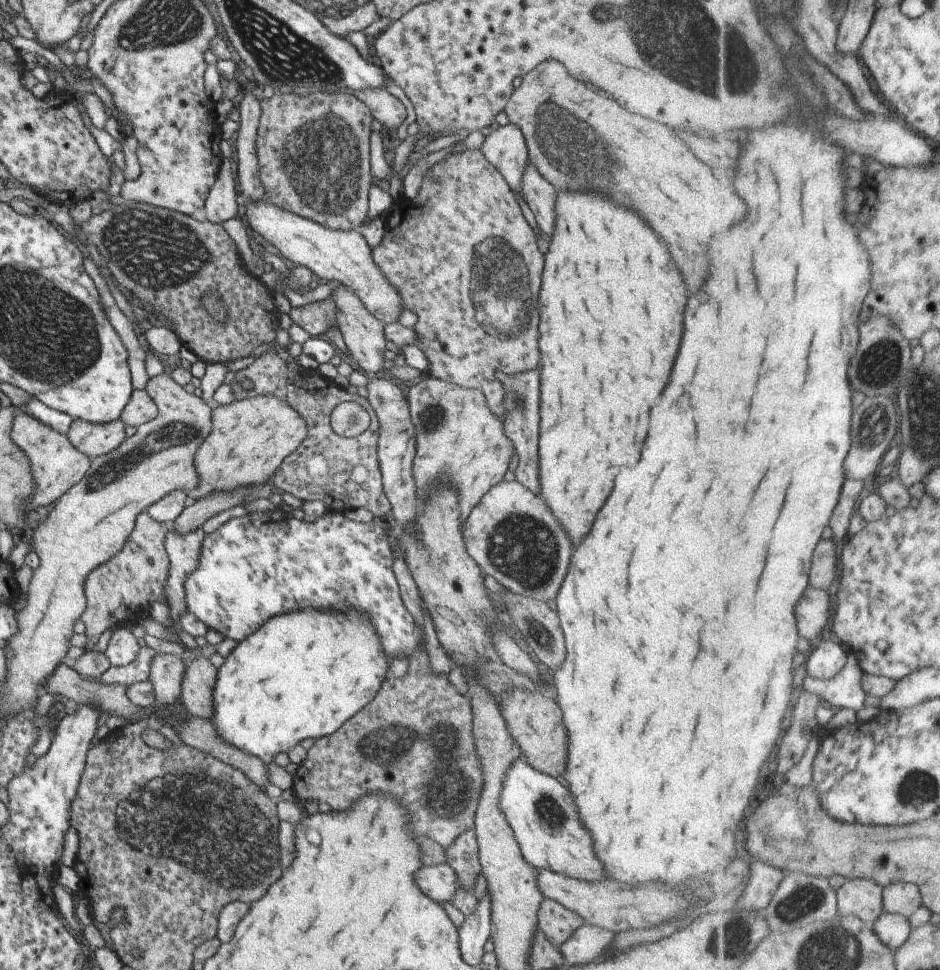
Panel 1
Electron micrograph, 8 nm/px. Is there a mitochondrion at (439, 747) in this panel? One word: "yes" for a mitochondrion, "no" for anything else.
yes

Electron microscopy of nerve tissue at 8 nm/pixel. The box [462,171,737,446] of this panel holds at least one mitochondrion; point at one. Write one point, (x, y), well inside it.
(520, 396)

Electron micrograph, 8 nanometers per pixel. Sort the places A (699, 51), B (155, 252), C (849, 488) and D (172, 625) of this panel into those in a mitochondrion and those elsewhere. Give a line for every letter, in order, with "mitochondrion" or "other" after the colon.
A: mitochondrion
B: mitochondrion
C: other
D: other

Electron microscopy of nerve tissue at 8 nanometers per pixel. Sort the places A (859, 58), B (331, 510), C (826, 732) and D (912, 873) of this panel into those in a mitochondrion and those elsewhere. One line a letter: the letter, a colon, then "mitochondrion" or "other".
A: other
B: other
C: other
D: other

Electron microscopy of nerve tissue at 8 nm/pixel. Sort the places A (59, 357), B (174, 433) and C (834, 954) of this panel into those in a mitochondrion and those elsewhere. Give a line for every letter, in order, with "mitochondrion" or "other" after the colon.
A: mitochondrion
B: mitochondrion
C: mitochondrion

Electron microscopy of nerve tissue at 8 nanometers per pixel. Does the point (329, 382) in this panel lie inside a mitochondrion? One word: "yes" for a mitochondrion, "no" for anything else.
no

